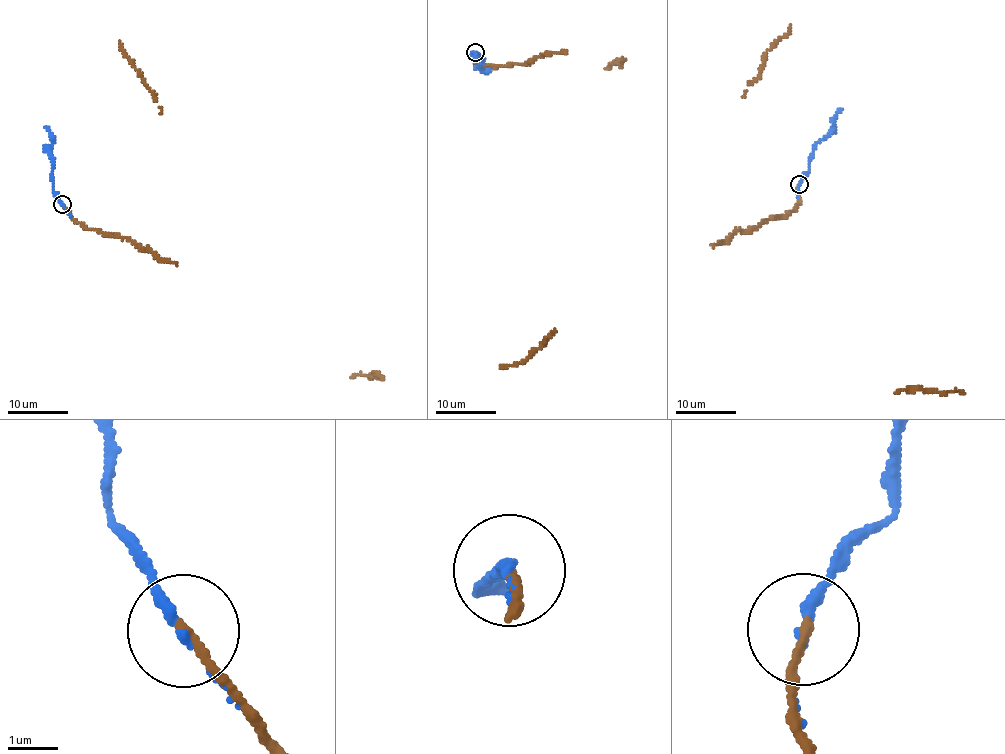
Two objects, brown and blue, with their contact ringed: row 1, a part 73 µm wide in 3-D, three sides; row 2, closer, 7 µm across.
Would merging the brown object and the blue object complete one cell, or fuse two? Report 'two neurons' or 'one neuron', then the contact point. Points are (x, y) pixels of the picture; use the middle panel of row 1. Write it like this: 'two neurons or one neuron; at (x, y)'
one neuron; at (475, 52)

